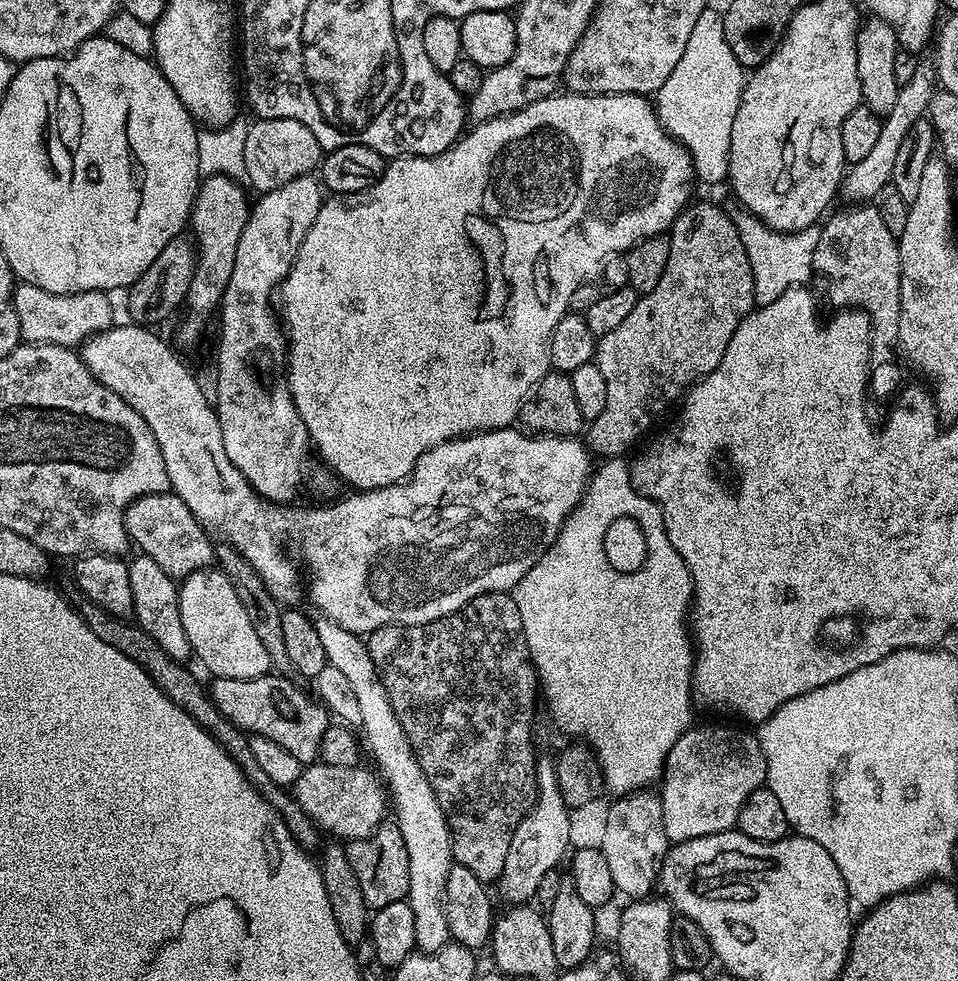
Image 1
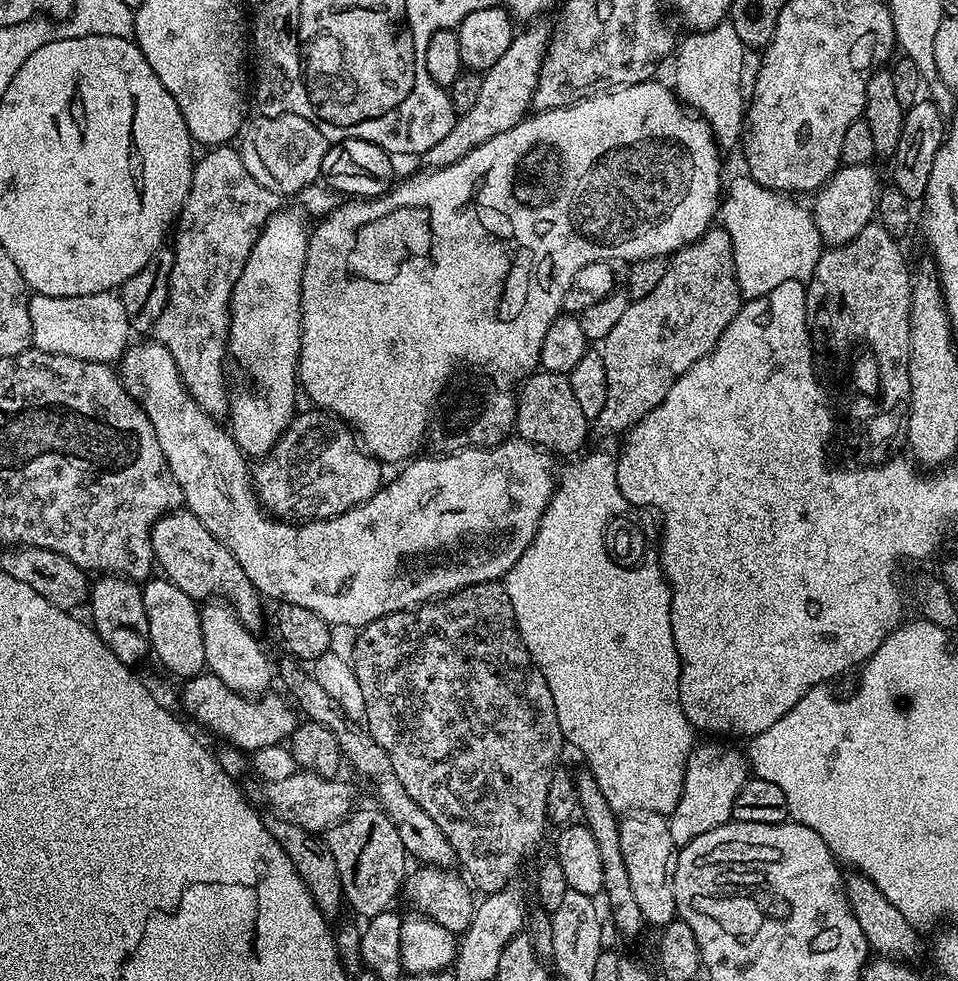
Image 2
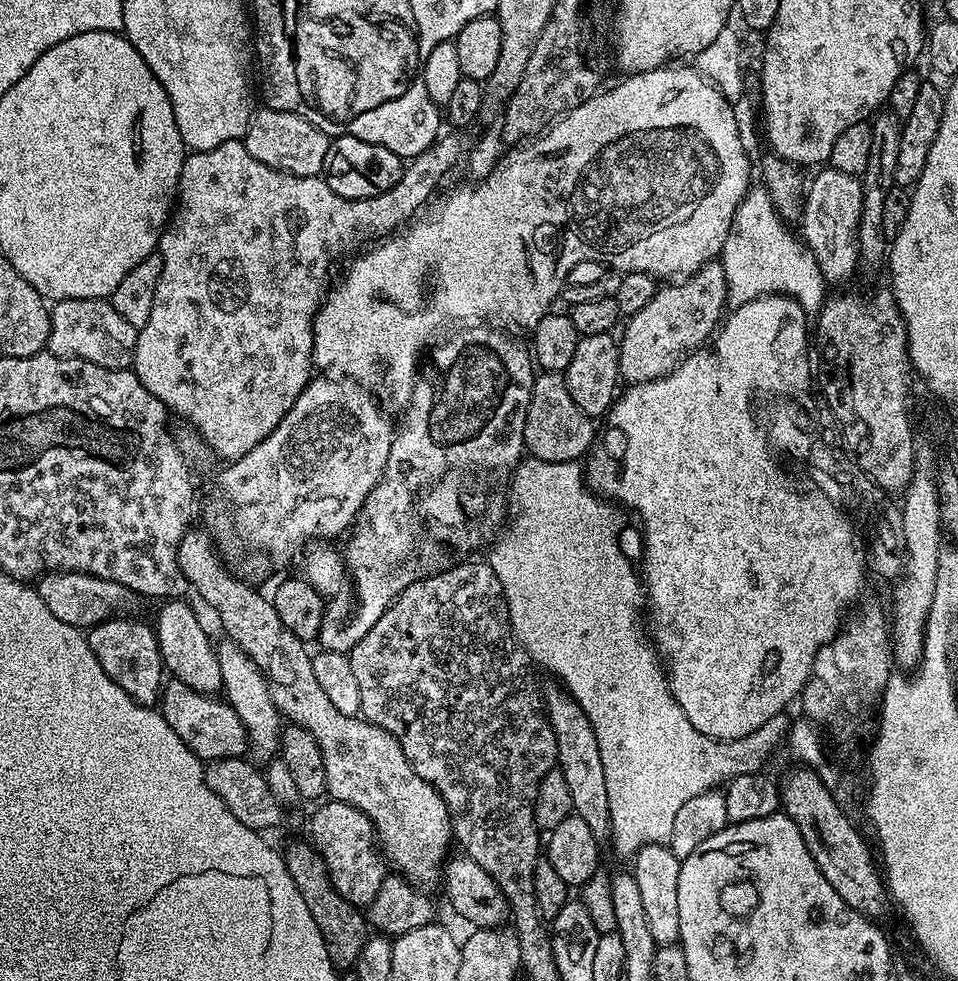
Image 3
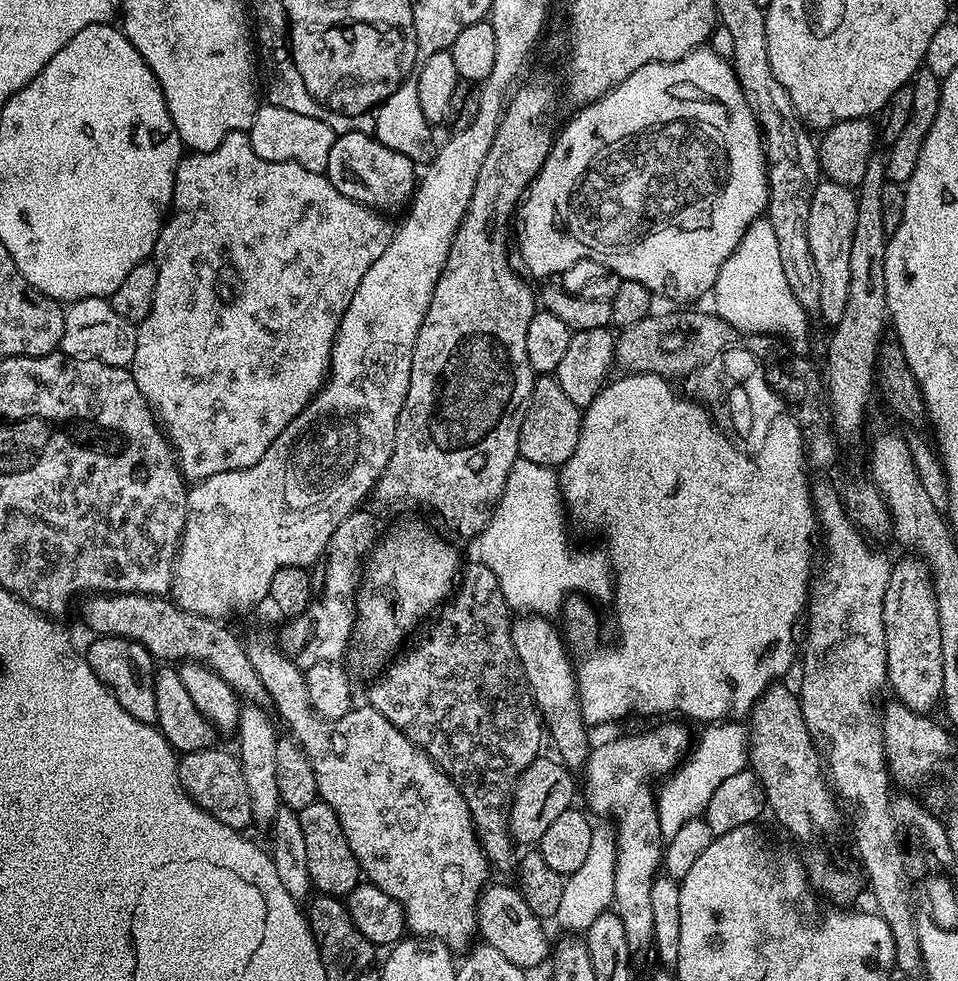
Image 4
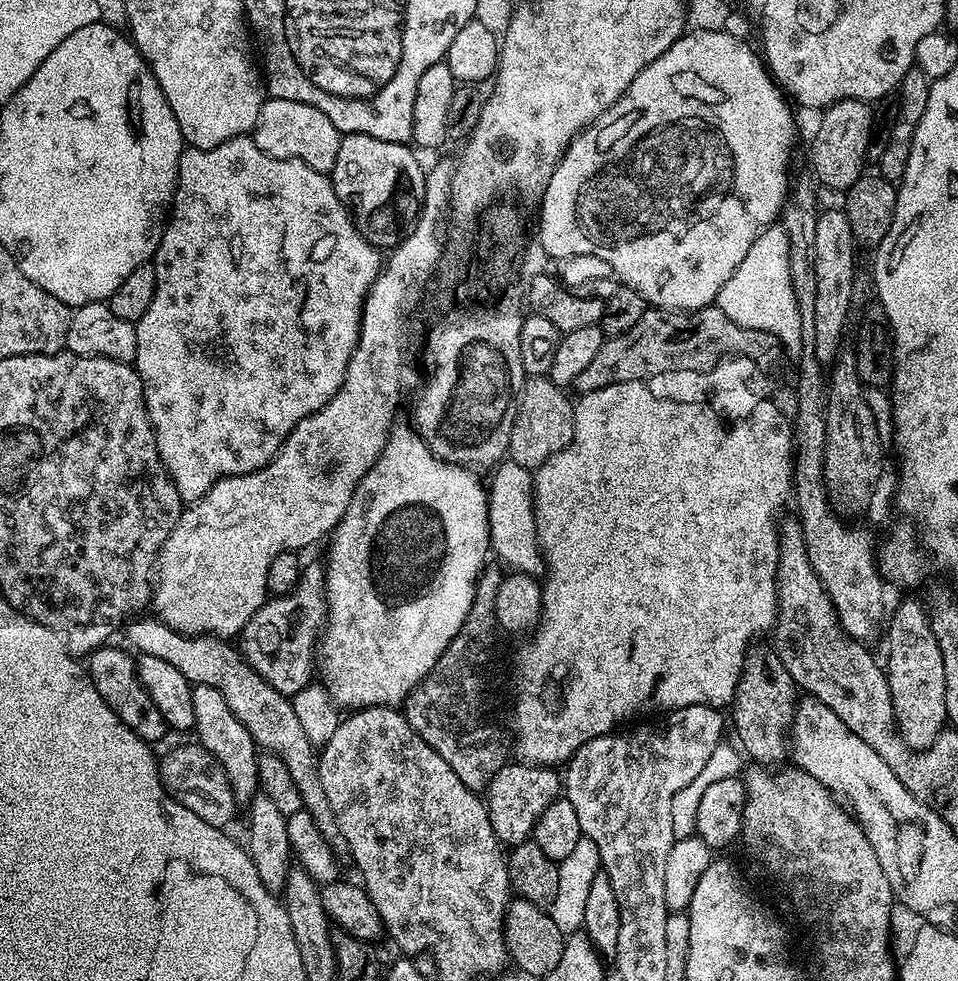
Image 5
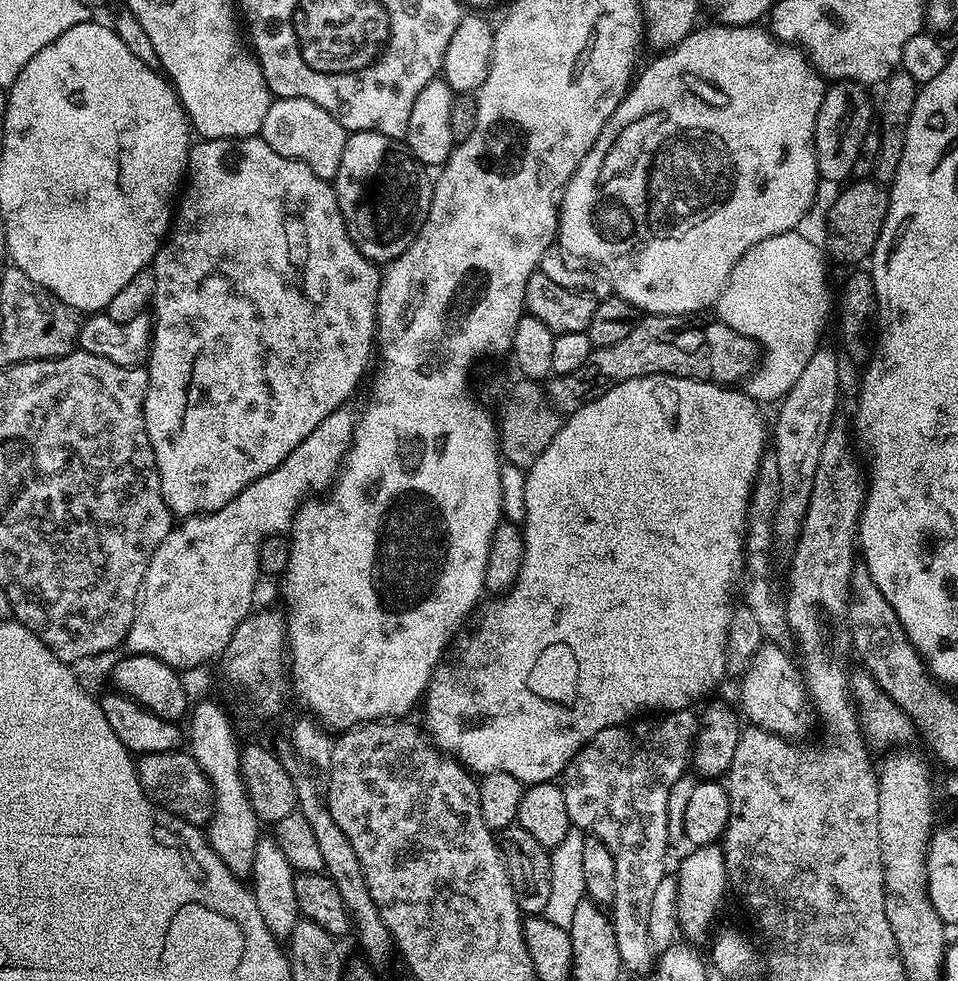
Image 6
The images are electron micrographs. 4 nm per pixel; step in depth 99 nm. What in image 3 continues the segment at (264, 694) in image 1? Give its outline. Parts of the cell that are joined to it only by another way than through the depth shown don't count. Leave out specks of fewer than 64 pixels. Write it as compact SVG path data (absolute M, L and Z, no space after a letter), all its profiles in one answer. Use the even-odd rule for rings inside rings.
M169 679L163 685L162 695L158 701L158 711L164 715L166 722L170 722L170 730L174 730L174 734L178 734L178 738L182 738L182 742L186 742L188 749L200 760L211 762L241 758L249 751L248 732L242 726L242 718L234 714L232 705L223 698L217 698L215 695L205 694L198 690L190 690L186 682Z

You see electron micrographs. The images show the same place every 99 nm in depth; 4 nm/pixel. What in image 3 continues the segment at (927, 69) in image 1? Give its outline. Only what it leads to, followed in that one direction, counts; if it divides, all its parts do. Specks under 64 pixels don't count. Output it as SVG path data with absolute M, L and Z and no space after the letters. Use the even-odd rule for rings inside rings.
M831 166L821 167L817 172L820 173L810 180L802 197L802 239L814 254L825 281L829 285L840 284L860 264L858 222L862 214L862 180Z

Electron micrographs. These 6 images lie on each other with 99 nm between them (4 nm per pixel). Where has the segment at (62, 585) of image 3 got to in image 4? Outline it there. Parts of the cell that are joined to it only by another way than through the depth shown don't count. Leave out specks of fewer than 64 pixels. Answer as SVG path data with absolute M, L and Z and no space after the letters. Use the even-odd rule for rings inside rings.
M110 592L89 595L84 602L80 608L80 616L92 634L117 636L138 642L146 646L146 650L157 661L164 660L160 662L189 660L203 664L214 670L214 674L218 674L218 678L222 678L226 686L233 688L241 701L251 702L256 706L269 703L268 691L266 686L262 686L262 678L258 678L258 670L254 670L254 665L250 663L244 649L244 640L236 637L227 628L227 623L182 610L171 599L163 596Z

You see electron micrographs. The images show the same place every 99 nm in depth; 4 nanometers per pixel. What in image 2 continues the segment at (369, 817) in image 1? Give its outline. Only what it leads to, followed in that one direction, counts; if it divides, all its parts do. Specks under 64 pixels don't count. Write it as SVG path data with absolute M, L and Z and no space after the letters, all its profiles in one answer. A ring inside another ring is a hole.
M297 770L290 778L274 780L263 785L264 800L269 804L271 815L282 818L286 822L294 822L294 826L302 826L308 832L317 834L333 828L342 822L352 811L356 796L344 778L329 778L313 772Z

